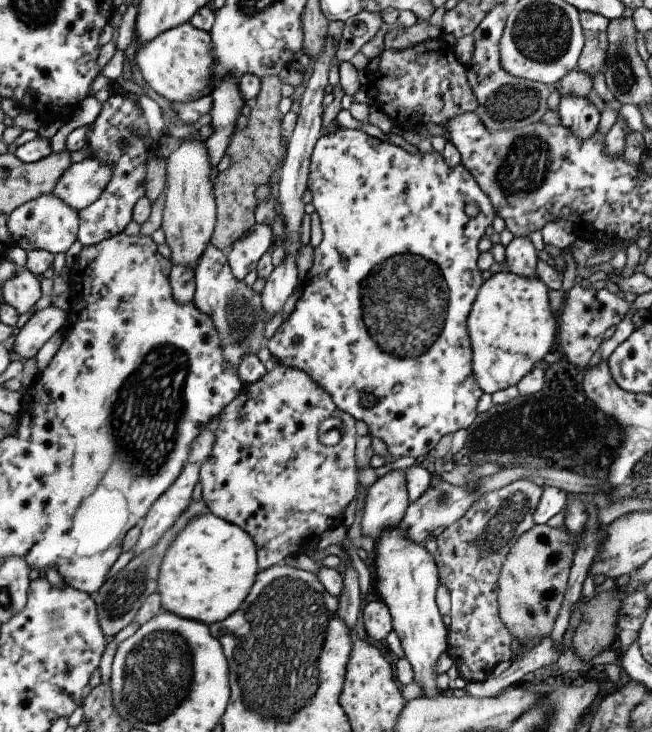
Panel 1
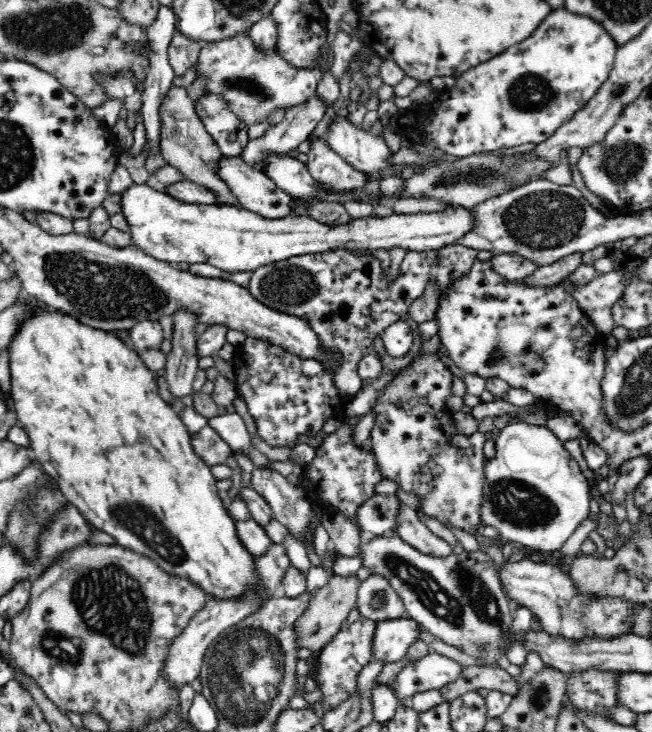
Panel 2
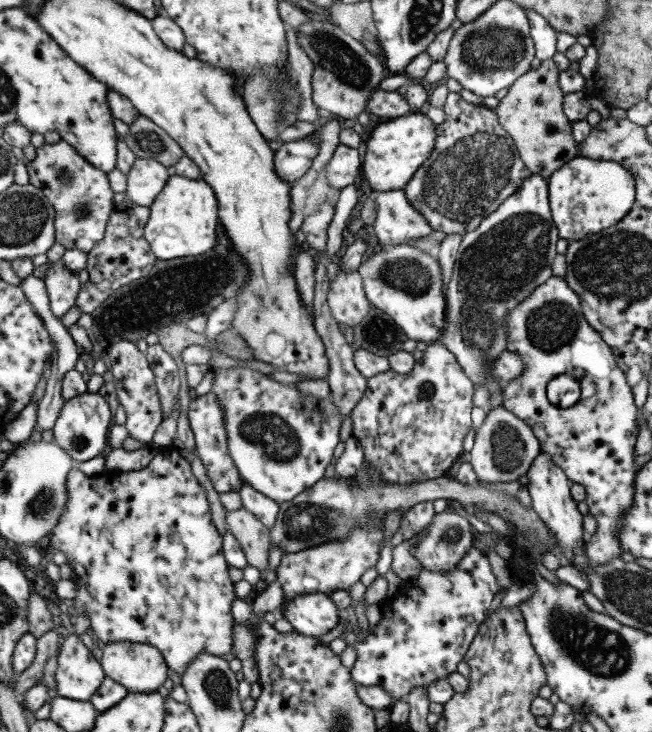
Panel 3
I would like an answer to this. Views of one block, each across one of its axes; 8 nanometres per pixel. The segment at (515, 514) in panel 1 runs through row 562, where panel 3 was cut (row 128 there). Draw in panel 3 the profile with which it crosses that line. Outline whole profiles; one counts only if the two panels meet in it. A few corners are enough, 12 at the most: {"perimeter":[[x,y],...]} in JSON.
{"perimeter":[[449,92],[403,188],[442,235],[474,231],[531,172],[493,109]]}

